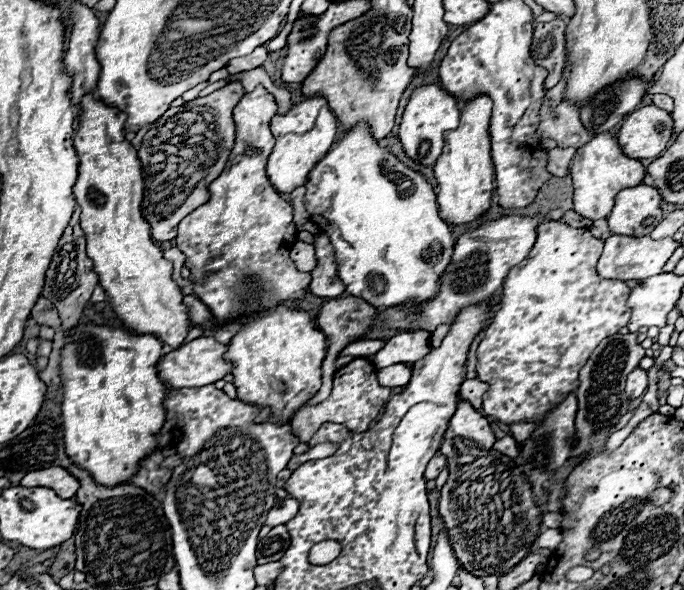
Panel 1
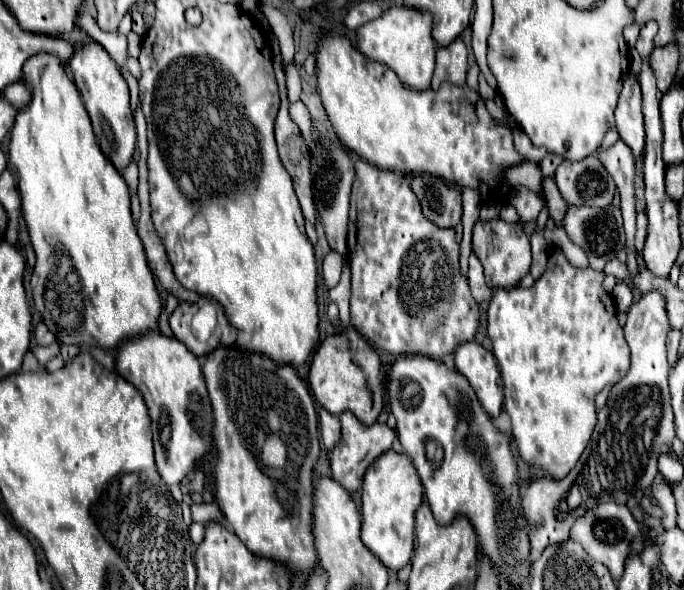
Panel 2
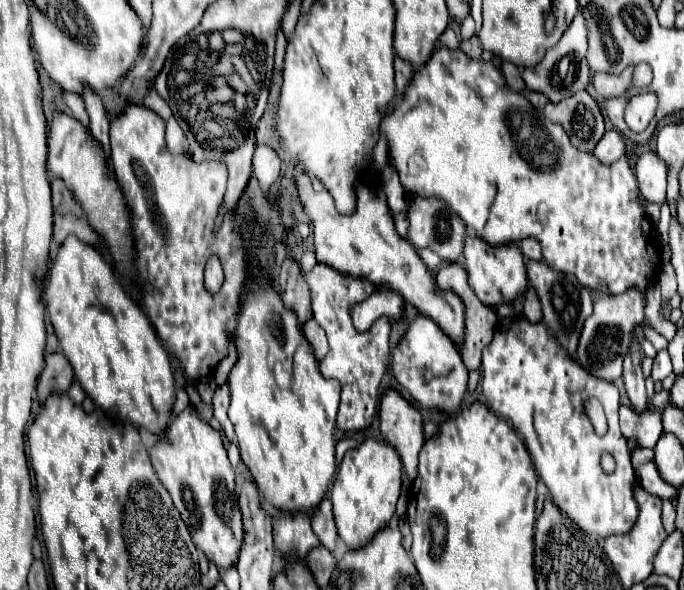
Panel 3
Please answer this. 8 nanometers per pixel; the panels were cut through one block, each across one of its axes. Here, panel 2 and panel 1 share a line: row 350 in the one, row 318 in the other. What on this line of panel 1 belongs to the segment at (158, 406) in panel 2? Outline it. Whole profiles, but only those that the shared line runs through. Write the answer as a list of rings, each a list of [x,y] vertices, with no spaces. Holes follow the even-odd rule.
[[[86,94],[80,106],[82,120],[74,138],[74,148],[78,152],[80,166],[74,196],[82,208],[80,226],[88,240],[88,256],[94,260],[94,270],[100,276],[100,286],[106,290],[106,296],[116,316],[124,322],[124,326],[128,326],[128,330],[134,330],[136,334],[154,334],[164,344],[176,350],[188,336],[192,322],[188,316],[188,308],[182,302],[184,294],[180,286],[172,280],[172,264],[164,260],[162,256],[164,250],[156,246],[154,240],[150,238],[150,224],[144,220],[140,210],[144,197],[144,178],[136,150],[130,146],[130,142],[124,140],[126,114],[116,108],[104,106],[102,102],[94,100],[92,94]]]

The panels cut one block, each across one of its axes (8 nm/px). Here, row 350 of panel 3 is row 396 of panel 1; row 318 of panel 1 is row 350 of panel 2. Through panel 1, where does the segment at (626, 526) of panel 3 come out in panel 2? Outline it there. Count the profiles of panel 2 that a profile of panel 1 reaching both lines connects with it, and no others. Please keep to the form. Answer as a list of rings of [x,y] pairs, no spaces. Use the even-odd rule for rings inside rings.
[[[556,250],[548,258],[546,272],[534,282],[532,288],[514,286],[514,288],[496,290],[492,294],[492,300],[490,300],[490,306],[488,306],[488,336],[492,340],[492,352],[496,356],[496,362],[498,362],[498,368],[500,368],[500,376],[502,376],[502,382],[504,382],[504,410],[510,416],[512,436],[516,440],[518,452],[520,452],[522,460],[528,466],[544,470],[554,480],[560,480],[570,472],[570,468],[576,464],[576,460],[580,458],[580,454],[584,452],[584,448],[586,448],[586,444],[588,444],[588,440],[592,436],[592,428],[596,424],[596,406],[594,406],[596,394],[600,390],[604,390],[606,386],[618,384],[626,376],[626,372],[630,368],[630,350],[628,350],[628,344],[624,340],[624,332],[622,332],[622,328],[618,326],[618,320],[616,320],[614,300],[610,298],[610,294],[606,290],[602,290],[602,278],[604,278],[602,272],[584,272],[582,268],[574,268],[564,258],[564,254],[560,250]]]

